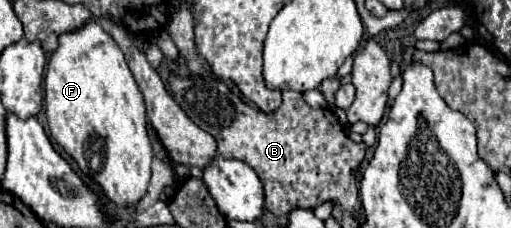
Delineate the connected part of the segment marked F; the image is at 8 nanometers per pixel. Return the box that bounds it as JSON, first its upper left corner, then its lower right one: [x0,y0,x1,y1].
[45,20,153,208]

